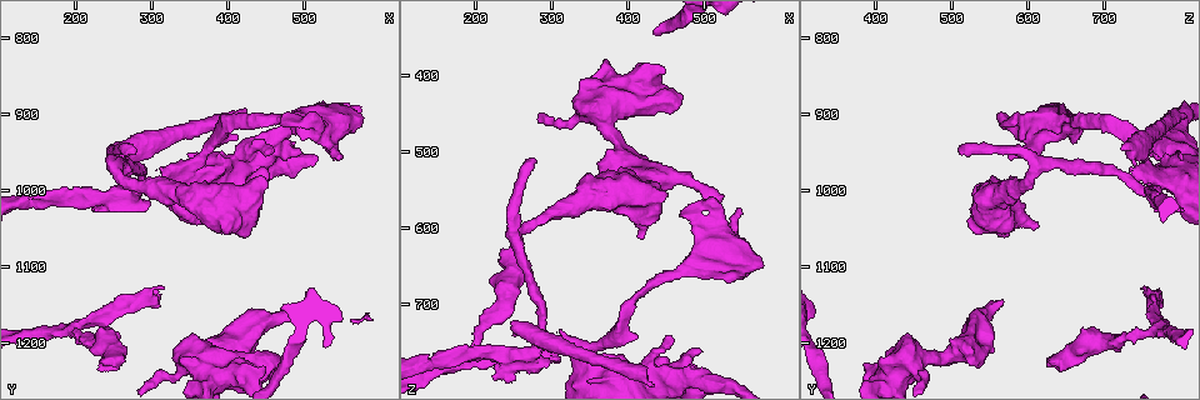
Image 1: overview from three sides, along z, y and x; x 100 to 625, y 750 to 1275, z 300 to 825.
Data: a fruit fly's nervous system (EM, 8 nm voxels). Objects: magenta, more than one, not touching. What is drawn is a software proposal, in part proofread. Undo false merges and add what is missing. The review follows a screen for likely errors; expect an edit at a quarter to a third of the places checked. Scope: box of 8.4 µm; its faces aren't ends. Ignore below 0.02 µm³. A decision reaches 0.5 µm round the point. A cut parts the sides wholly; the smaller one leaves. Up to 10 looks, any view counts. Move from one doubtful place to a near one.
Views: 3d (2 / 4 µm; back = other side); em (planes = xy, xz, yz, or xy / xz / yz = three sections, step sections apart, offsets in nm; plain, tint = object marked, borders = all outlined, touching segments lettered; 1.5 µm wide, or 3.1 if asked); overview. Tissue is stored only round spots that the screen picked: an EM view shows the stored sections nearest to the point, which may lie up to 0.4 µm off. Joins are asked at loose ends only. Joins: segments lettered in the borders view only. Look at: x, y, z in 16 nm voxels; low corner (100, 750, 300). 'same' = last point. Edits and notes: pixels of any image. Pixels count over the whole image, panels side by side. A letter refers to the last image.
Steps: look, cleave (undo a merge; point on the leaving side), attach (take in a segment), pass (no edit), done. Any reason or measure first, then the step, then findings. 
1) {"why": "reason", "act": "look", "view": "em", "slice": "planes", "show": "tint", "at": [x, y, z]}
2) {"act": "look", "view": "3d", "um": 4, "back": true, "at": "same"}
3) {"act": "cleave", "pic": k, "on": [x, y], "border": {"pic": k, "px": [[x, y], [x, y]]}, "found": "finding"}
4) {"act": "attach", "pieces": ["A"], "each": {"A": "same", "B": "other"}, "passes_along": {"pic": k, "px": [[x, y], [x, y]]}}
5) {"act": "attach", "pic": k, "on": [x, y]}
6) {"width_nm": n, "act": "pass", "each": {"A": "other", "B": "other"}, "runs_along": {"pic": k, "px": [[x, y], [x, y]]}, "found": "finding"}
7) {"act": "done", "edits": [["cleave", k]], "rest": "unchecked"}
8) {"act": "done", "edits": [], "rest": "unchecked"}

{"why": "free end", "act": "look", "view": "3d", "um": 2, "at": [250, 945, 720]}

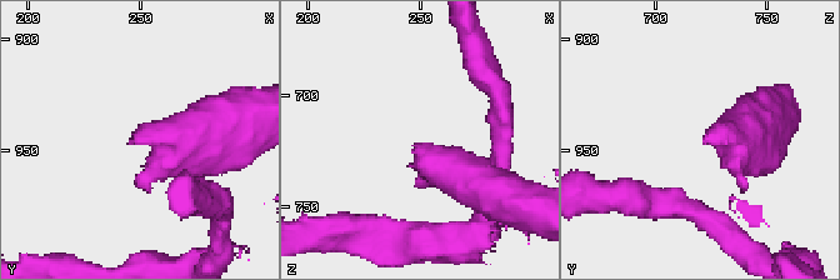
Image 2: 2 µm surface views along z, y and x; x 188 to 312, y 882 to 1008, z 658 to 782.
{"act": "look", "view": "em", "slice": "planes", "show": "plain", "at": [248, 946, 722]}

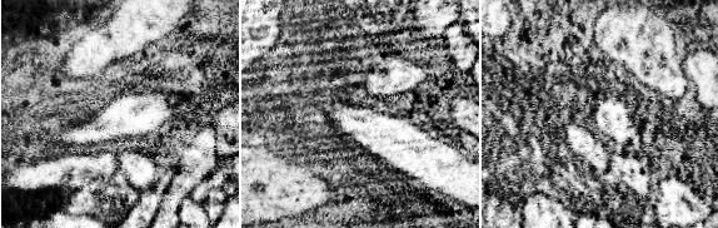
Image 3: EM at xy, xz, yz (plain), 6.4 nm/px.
{"act": "look", "view": "em", "slice": "planes", "show": "borders", "at": "same"}

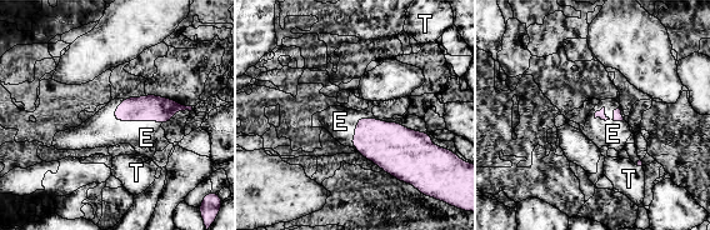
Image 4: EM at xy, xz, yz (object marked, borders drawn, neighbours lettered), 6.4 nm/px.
{"act": "attach", "pieces": ["E"], "each": {"E": "same", "T": "other"}, "passes_along": {"pic": 4, "px": [[600, 114], [609, 119], [613, 134]]}, "found": "the cell continues"}

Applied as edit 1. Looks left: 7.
{"act": "look", "view": "overview"}

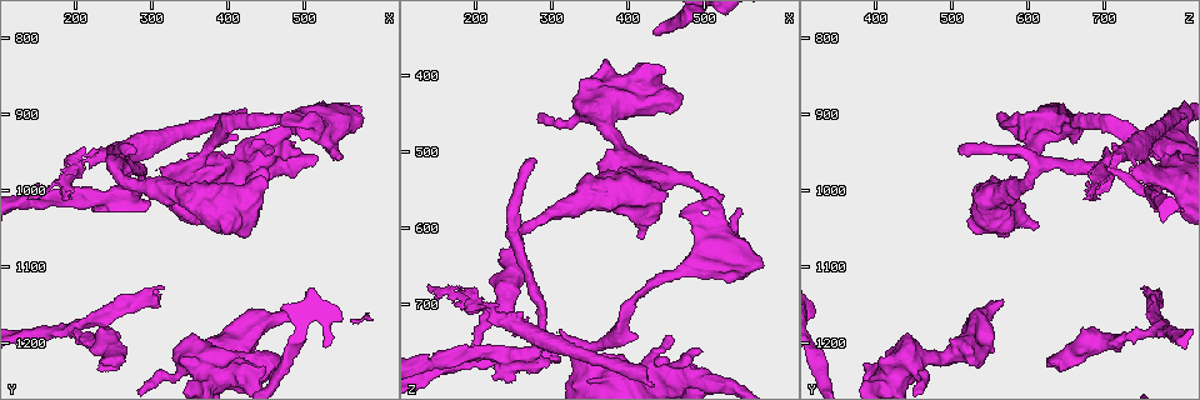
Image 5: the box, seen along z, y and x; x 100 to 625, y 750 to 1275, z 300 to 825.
{"why": "thick turns thin", "act": "look", "view": "em", "slice": "planes", "show": "plain", "at": [325, 1000, 570]}

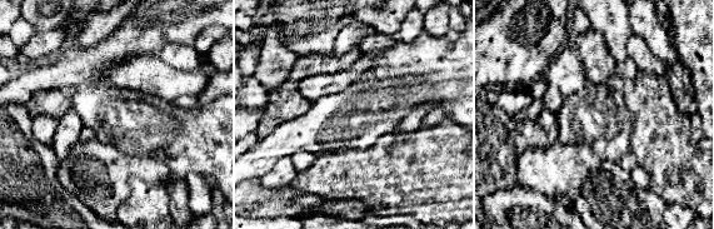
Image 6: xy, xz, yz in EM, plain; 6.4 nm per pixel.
{"why": "what lies round it", "act": "look", "view": "em", "slice": "planes", "show": "borders", "at": "same"}

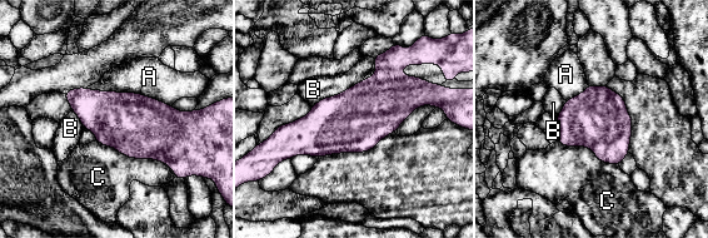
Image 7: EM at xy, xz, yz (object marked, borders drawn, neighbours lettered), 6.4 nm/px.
{"width_nm": 400, "act": "pass", "each": {"A": "other", "B": "other", "C": "other"}, "border": {"pic": 7, "px": [[86, 88], [138, 92], [171, 105]]}, "found": "all the same cell"}

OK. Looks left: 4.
{"why": "an open end", "act": "look", "view": "em", "slice": "planes", "show": "plain", "at": [525, 1145, 560]}

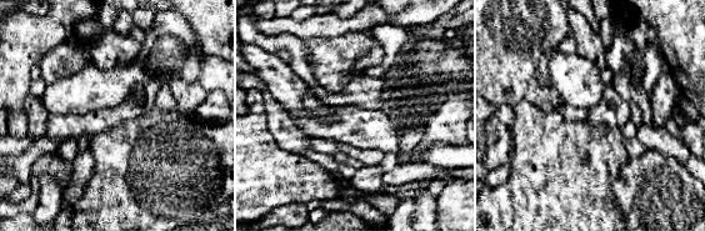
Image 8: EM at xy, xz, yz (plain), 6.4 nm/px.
{"why": "what lies round it", "act": "look", "view": "em", "slice": "planes", "show": "borders", "at": "same"}

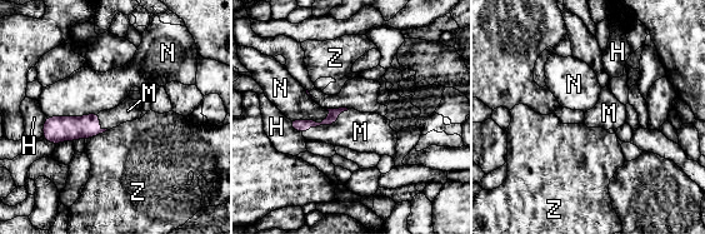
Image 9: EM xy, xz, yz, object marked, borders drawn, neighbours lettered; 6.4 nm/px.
{"act": "attach", "pieces": ["M"], "each": {"H": "other", "M": "same", "N": "other", "Z": "other"}, "passes_along": {"pic": 9, "px": [[333, 116], [328, 124], [360, 132]]}, "found": "it goes on there"}

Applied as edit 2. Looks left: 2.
{"why": "free end", "act": "look", "view": "em", "slice": "planes", "show": "borders", "at": [250, 1230, 630]}

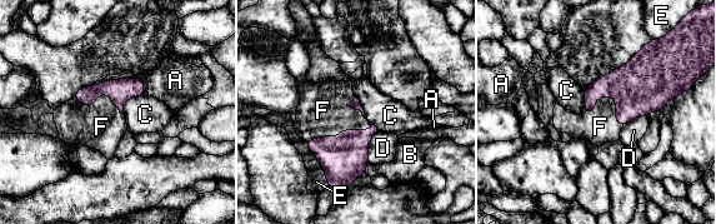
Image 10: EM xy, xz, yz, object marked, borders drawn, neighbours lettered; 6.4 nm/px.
{"longest_contact_nm": ["F", 280], "act": "attach", "pieces": ["F"], "each": {"A": "other", "B": "other", "C": "other", "D": "other", "E": "other", "F": "same"}, "found": "it goes on there"}

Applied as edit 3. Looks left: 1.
{"act": "done", "edits": [["attach", 4], ["attach", 9], ["attach", 10]], "rest": "unchecked"}

